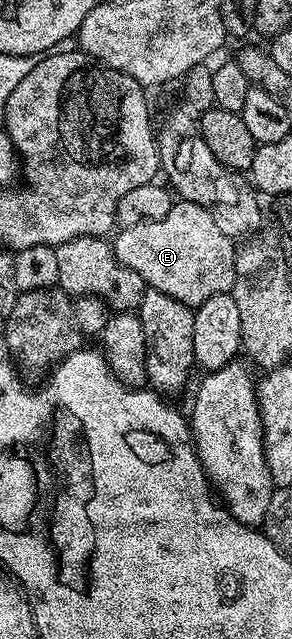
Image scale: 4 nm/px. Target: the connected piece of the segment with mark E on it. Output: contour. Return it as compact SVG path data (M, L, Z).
M176 201L161 220L122 227L113 245L121 264L140 274L150 289L165 292L186 306L198 308L214 294L231 292L235 286L236 243L221 232L209 211L192 202Z

